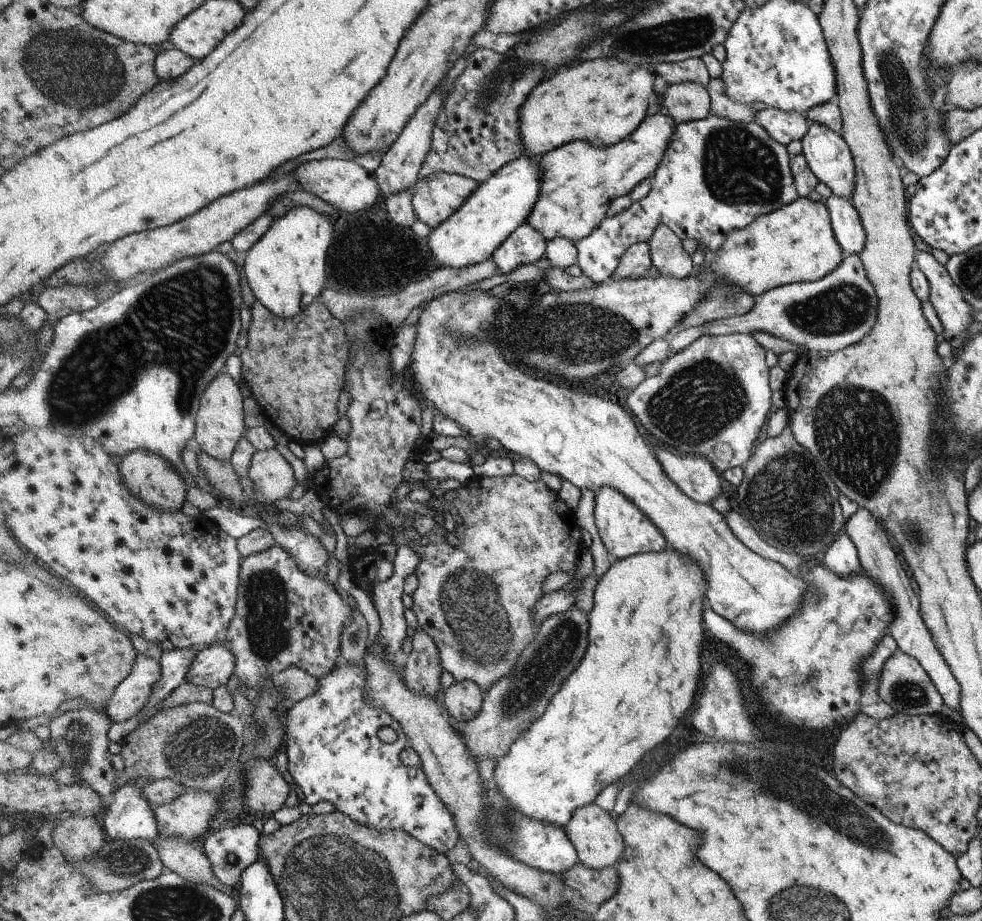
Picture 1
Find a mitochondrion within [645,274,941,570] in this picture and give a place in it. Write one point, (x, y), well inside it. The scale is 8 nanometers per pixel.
(855, 431)

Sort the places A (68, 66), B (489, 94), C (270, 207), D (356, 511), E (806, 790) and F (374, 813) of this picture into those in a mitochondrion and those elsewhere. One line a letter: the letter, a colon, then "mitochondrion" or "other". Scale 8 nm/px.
A: mitochondrion
B: other
C: other
D: other
E: mitochondrion
F: other

